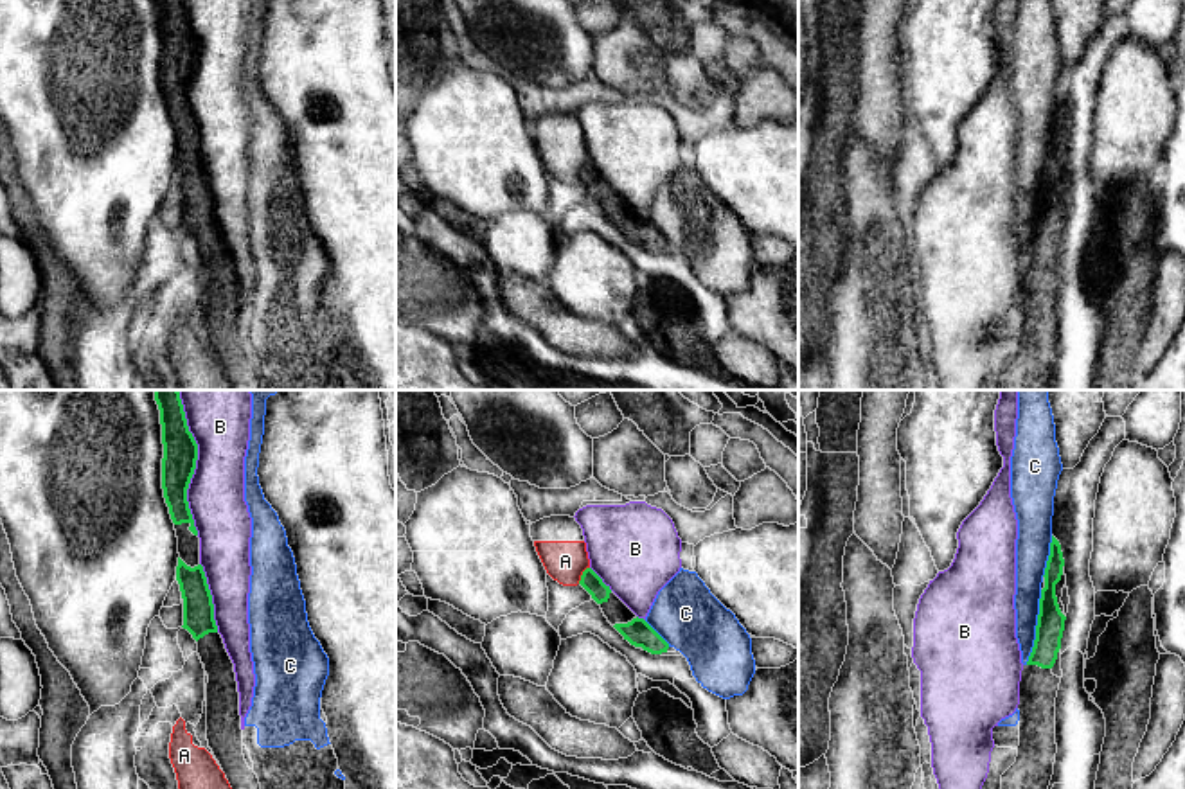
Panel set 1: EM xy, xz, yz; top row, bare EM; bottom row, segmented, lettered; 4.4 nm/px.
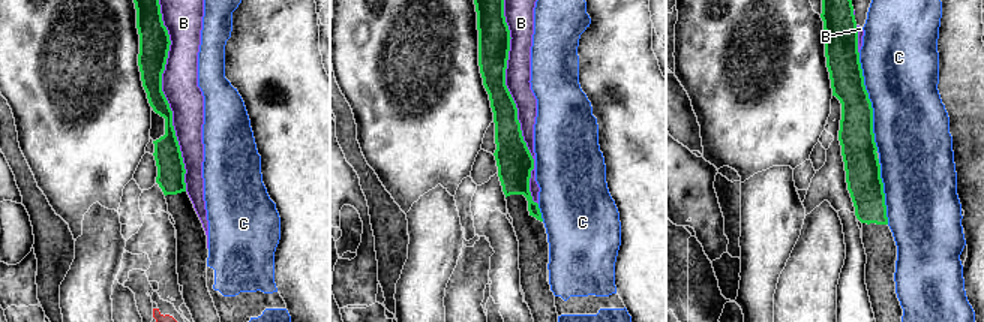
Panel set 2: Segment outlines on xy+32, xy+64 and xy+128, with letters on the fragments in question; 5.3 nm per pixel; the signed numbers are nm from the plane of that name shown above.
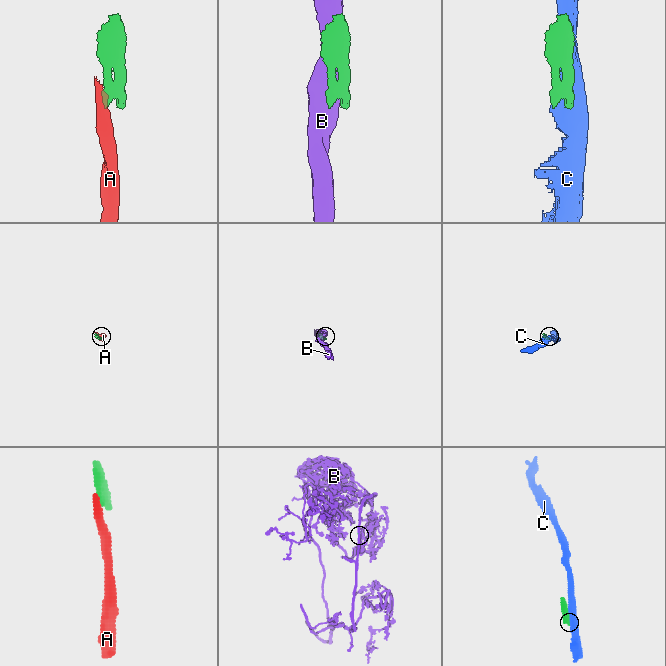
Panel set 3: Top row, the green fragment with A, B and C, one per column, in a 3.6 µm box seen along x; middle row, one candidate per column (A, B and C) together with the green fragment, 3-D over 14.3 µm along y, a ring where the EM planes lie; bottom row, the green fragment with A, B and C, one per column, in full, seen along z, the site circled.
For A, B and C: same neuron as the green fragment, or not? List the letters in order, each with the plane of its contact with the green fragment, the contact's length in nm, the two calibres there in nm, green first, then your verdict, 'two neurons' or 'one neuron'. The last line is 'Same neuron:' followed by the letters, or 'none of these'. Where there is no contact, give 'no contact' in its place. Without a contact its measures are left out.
A: xz | 90 nm | 90/190 nm | two neurons
B: xy | 600 nm | 160/260 nm | two neurons
C: yz | 340 nm | 130/130 nm | two neurons
Same neuron: none of these

